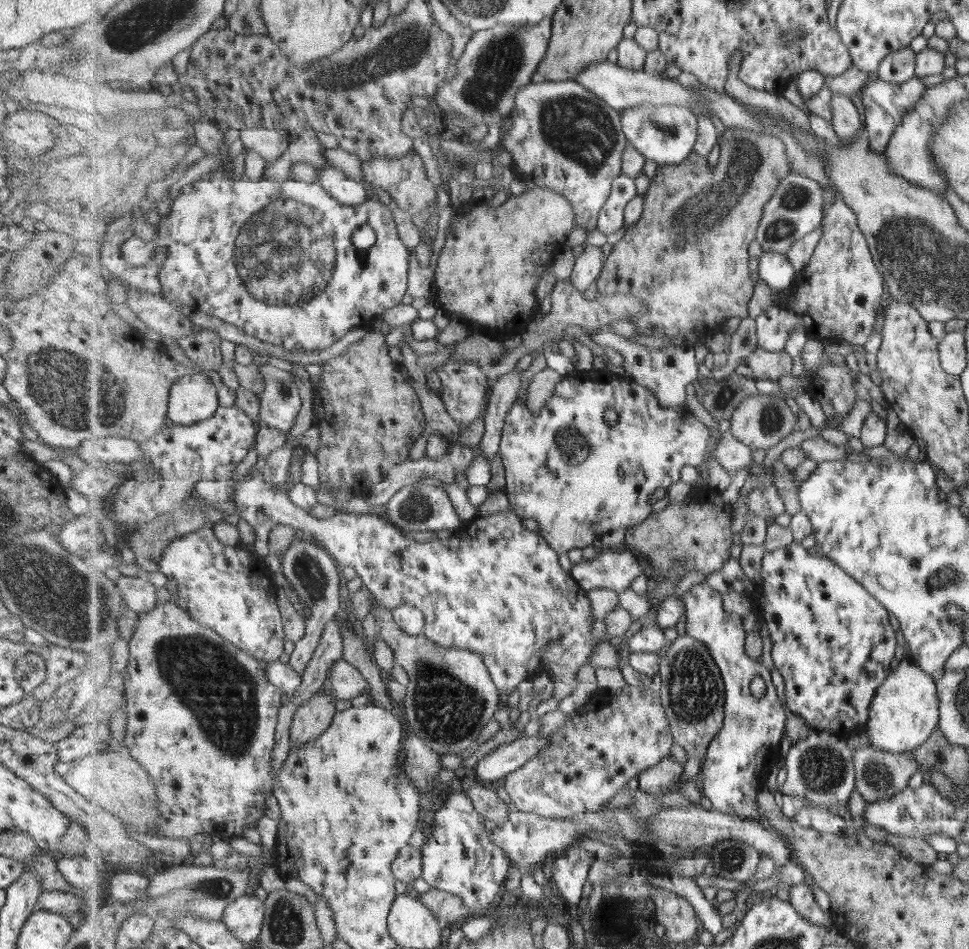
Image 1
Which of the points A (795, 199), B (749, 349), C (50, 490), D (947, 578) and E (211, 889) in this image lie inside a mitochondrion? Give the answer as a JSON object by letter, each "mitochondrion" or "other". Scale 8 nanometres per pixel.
{"A":"mitochondrion","B":"other","C":"other","D":"mitochondrion","E":"mitochondrion"}

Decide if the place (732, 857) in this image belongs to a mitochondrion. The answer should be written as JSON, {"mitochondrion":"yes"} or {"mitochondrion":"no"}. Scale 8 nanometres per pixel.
{"mitochondrion":"yes"}

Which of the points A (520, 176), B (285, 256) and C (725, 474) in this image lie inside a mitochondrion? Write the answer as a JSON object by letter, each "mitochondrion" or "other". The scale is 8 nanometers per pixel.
{"A":"other","B":"mitochondrion","C":"other"}

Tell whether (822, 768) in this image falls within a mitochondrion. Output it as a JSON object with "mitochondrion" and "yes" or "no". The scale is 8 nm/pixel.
{"mitochondrion":"yes"}

